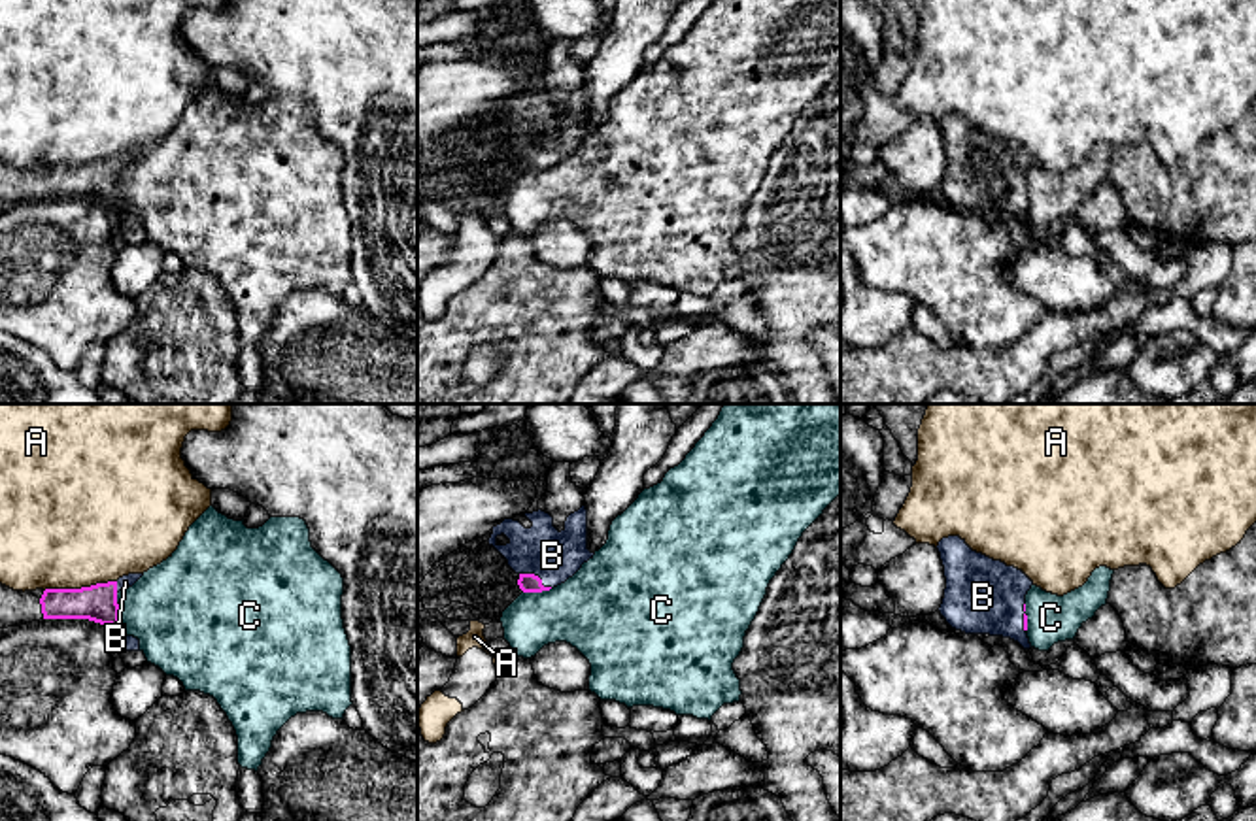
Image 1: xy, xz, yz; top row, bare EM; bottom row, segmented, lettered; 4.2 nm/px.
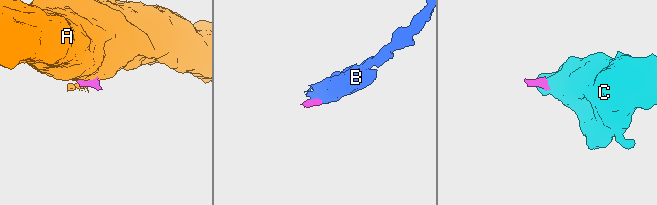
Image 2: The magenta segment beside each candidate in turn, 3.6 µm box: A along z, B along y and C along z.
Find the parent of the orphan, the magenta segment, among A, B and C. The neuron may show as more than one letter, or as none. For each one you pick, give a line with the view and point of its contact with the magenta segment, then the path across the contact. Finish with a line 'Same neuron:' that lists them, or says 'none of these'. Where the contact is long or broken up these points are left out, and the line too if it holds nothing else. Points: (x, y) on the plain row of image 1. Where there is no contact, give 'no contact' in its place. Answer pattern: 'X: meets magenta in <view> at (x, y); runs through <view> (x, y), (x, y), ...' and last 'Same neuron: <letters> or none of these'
B: meets magenta in xz at (537, 153); runs through xz (527, 159), (537, 153), (552, 133)
Same neuron: B

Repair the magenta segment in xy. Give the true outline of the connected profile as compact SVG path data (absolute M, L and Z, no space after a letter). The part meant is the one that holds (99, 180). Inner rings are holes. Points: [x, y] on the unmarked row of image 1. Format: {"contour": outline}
{"contour": "M128 151L117 159L81 166L45 166L38 176L0 160L0 206L21 204L43 196L89 196L119 202L117 170L132 164L144 151Z"}

